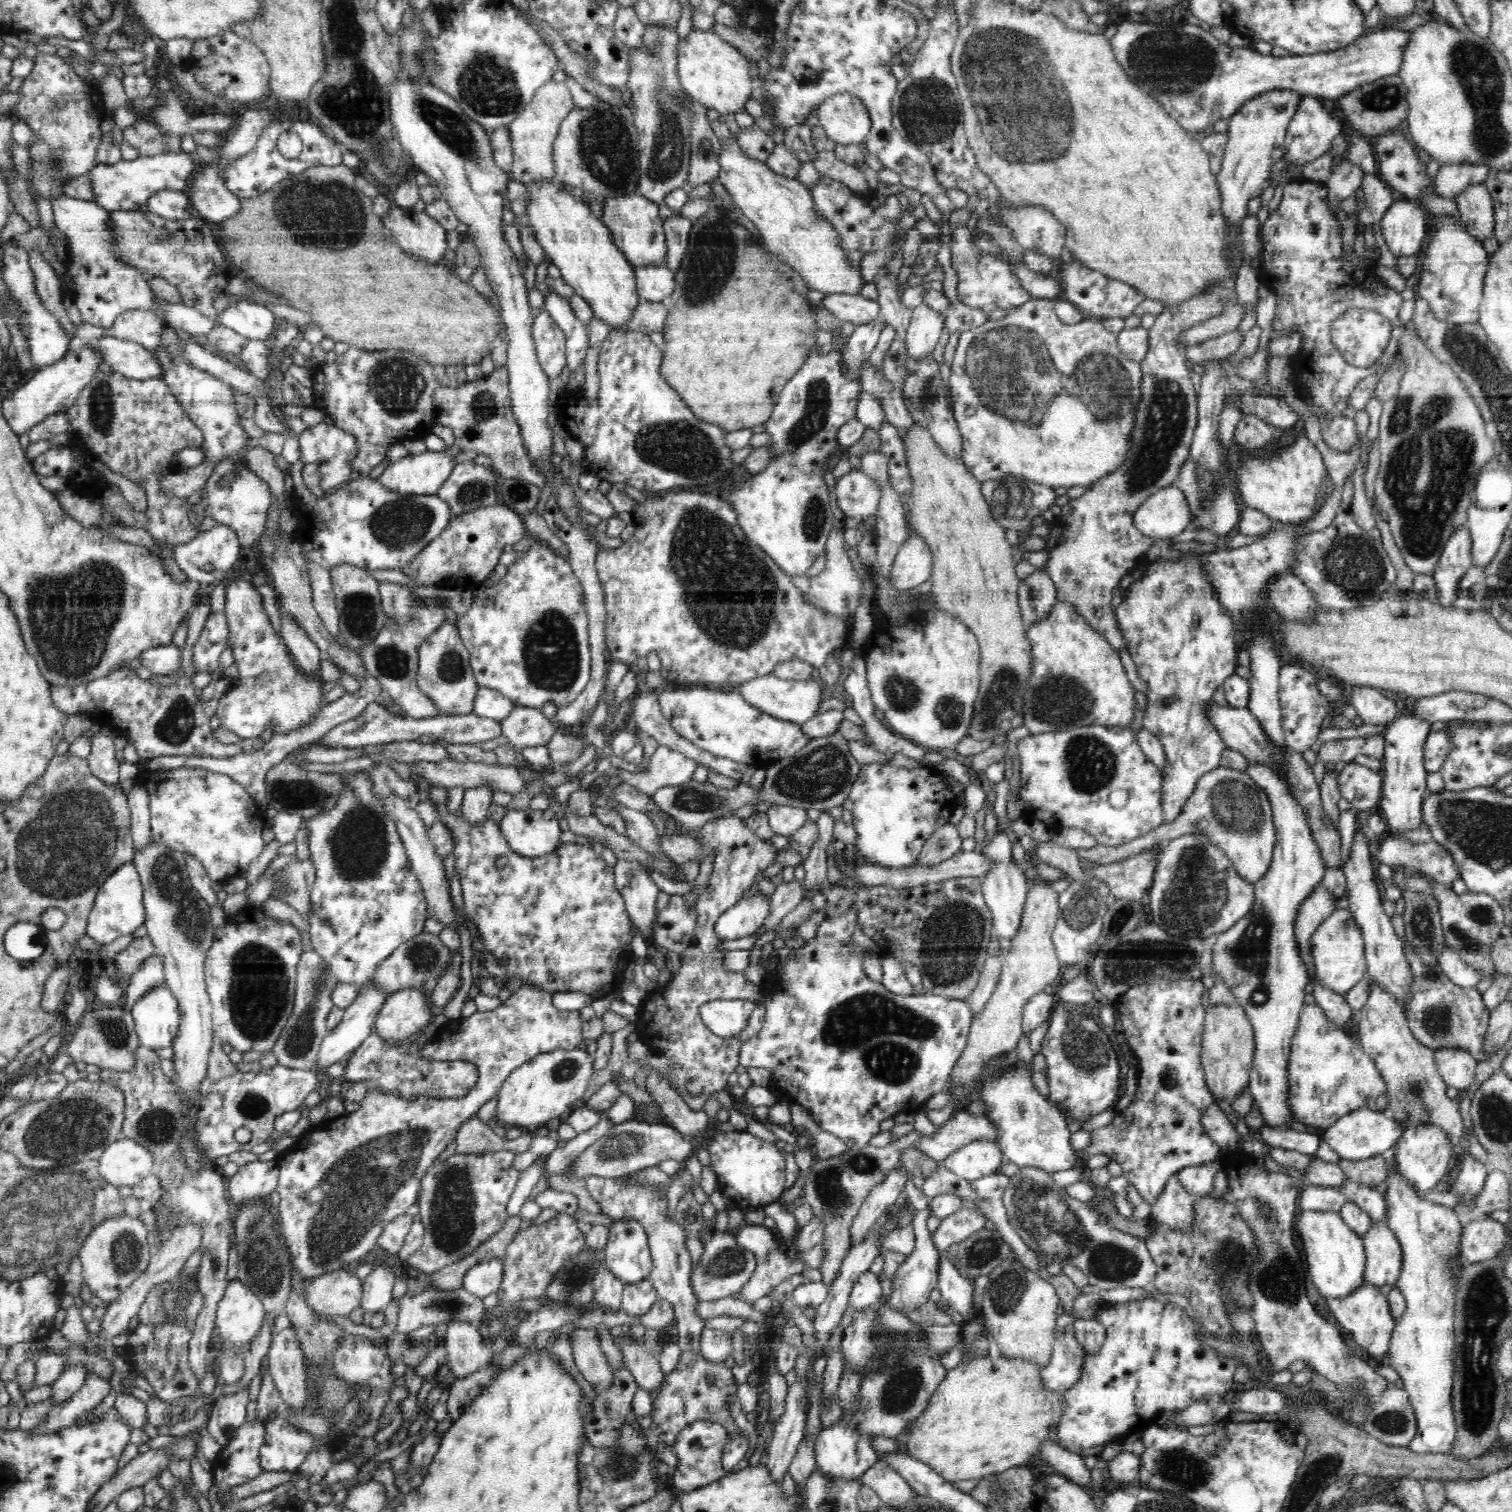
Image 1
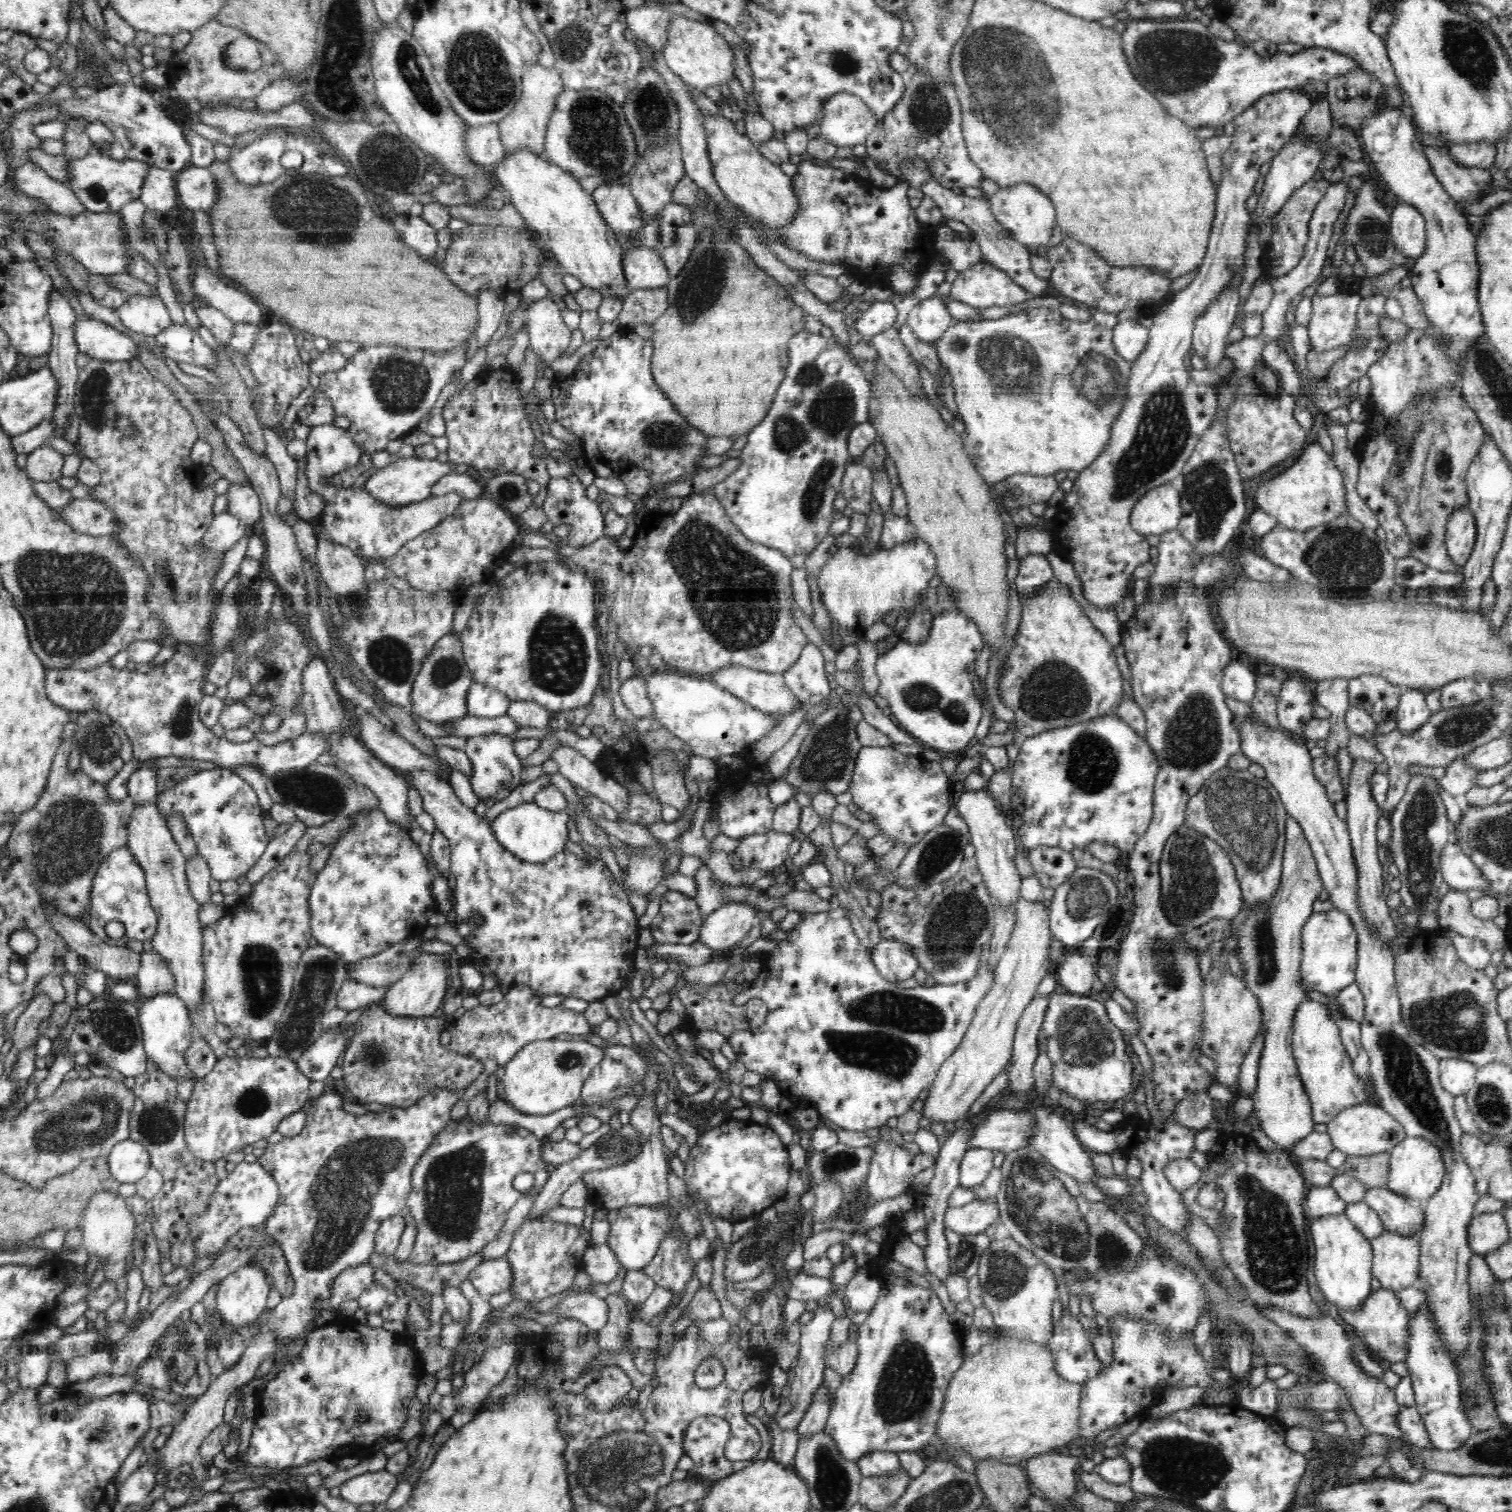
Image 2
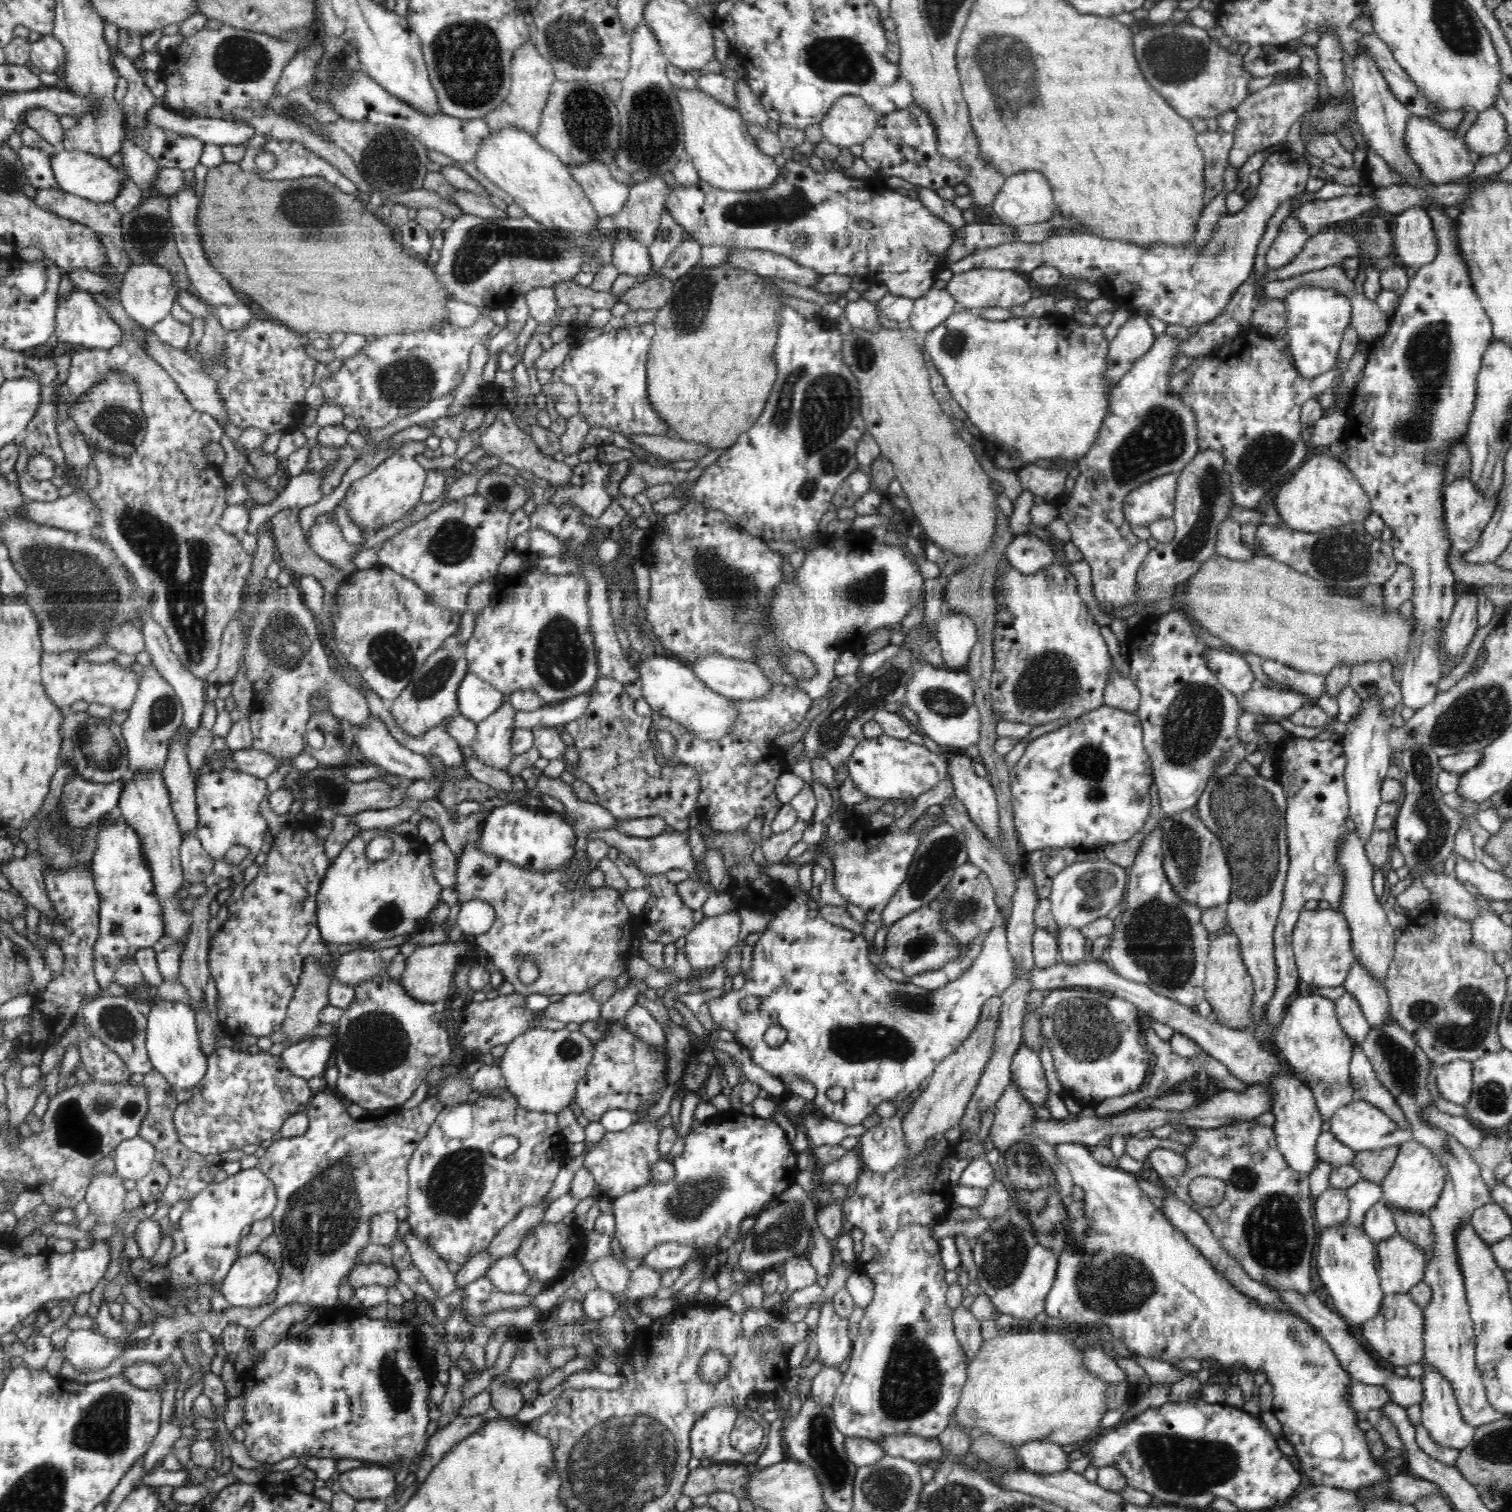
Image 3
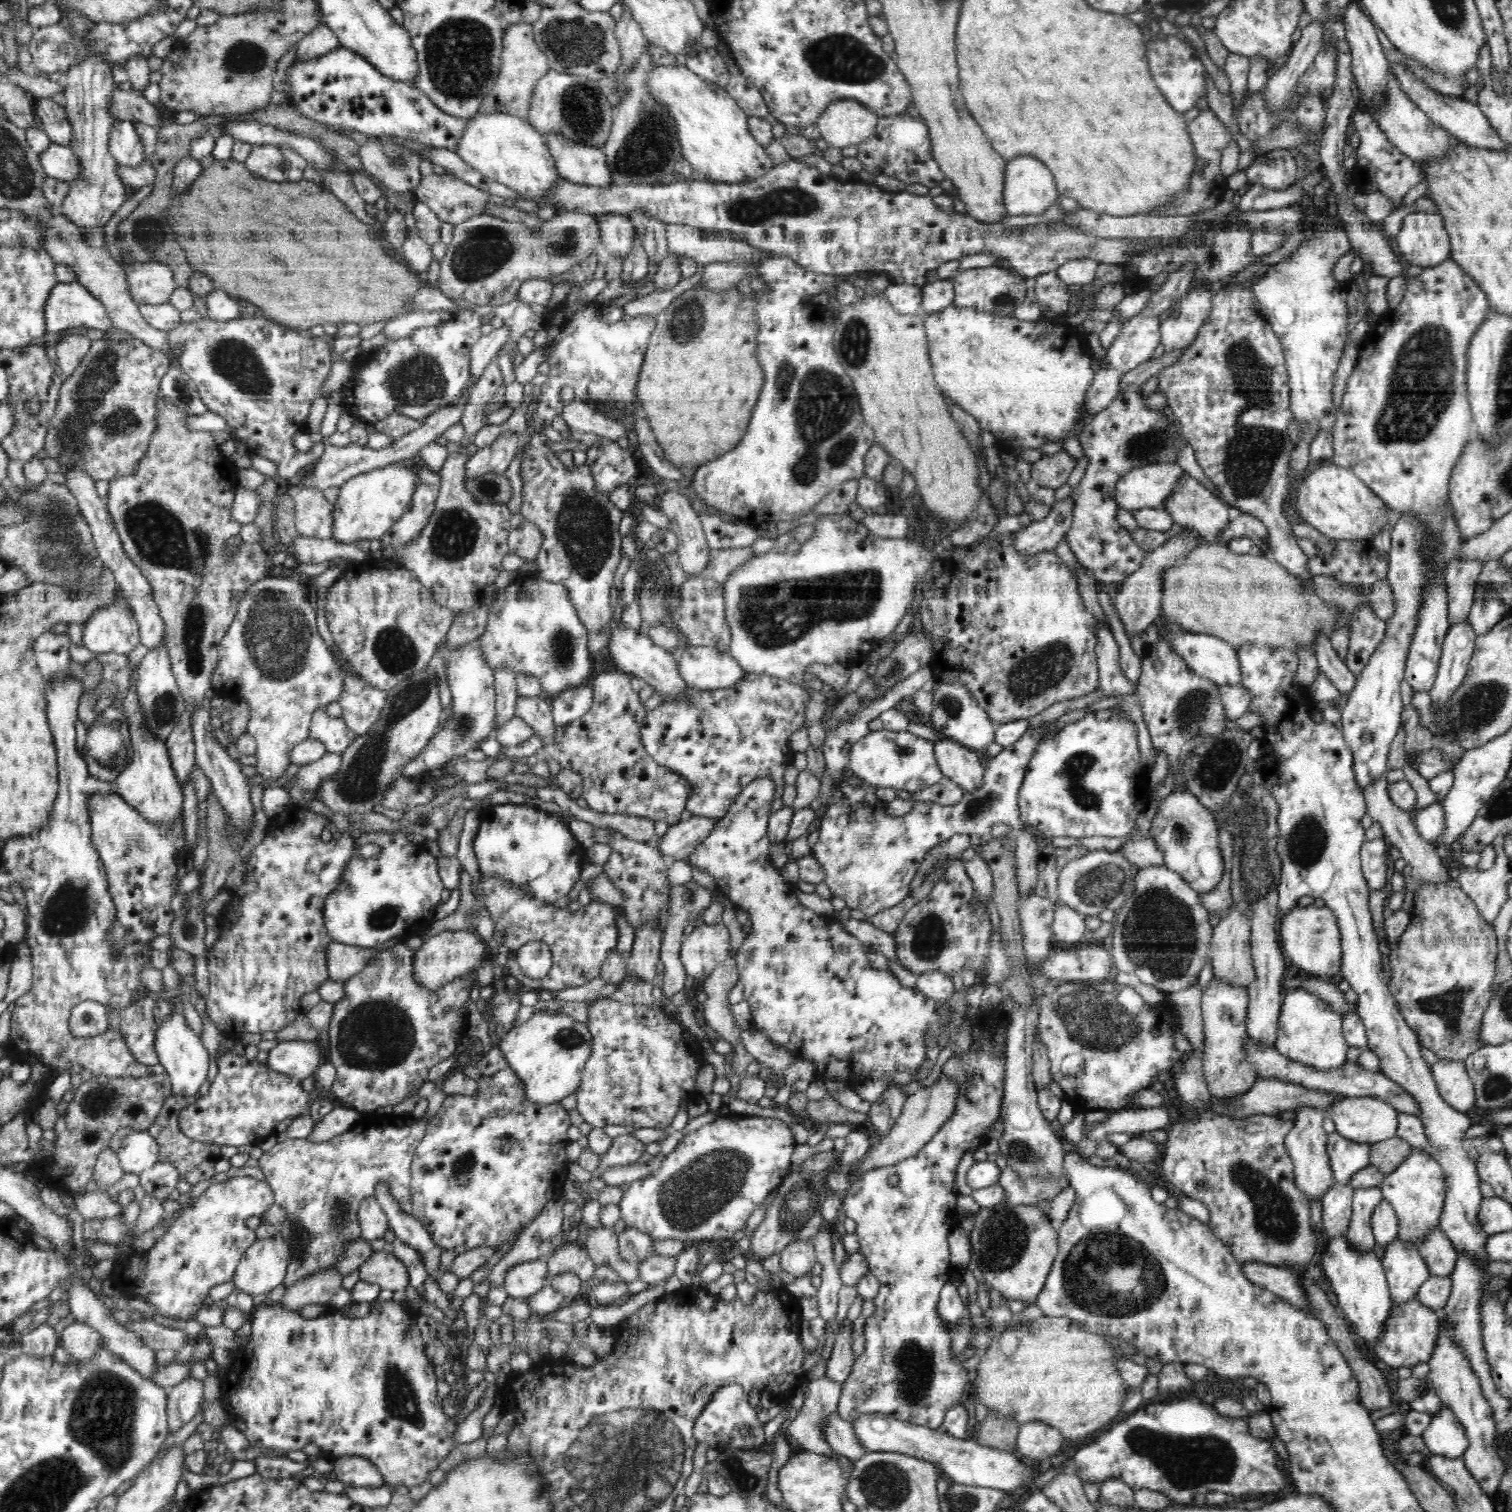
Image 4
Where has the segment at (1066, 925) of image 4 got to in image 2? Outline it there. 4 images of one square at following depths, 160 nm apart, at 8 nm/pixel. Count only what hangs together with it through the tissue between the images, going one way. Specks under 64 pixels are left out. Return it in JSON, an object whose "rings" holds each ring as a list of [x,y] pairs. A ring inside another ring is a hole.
{"rings":[[[1080,948],[1066,949],[1064,960],[1055,966],[1055,977],[1070,994],[1088,995],[1098,988],[1096,963]]]}

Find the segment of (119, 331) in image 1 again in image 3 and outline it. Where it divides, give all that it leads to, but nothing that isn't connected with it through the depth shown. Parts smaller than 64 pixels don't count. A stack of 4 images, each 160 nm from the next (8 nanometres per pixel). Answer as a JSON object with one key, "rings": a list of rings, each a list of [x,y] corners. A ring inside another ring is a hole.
{"rings":[[[133,264],[130,271],[123,275],[118,298],[121,300],[126,314],[136,324],[144,329],[153,329],[157,322],[164,320],[164,316],[168,316],[170,308],[174,304],[177,295],[172,282],[173,277],[170,272],[158,264]]]}

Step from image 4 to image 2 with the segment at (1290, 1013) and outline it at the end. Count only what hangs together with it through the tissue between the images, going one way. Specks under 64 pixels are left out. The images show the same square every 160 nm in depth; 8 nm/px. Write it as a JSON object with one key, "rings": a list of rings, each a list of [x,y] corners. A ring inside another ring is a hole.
{"rings":[[[1309,998],[1303,1002],[1295,1014],[1291,1040],[1297,1071],[1309,1096],[1316,1124],[1327,1124],[1338,1116],[1338,1112],[1357,1104],[1374,1105],[1366,1081],[1356,1077],[1354,1073],[1352,1061],[1341,1041],[1338,1025],[1326,1005]]]}

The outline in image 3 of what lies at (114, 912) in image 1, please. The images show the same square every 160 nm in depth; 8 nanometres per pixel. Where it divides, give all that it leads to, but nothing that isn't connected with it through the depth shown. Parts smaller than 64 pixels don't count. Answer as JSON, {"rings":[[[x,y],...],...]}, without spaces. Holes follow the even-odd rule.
{"rings":[[[122,819],[115,821],[114,825],[103,825],[98,830],[98,846],[94,850],[91,864],[93,881],[96,892],[100,897],[99,906],[99,935],[94,946],[93,969],[95,977],[102,989],[105,989],[111,982],[115,981],[115,968],[122,962],[134,958],[140,949],[151,948],[163,940],[165,921],[163,920],[161,905],[154,894],[153,872],[146,857],[141,851],[141,840],[130,828],[128,822]],[[114,925],[119,926],[121,931],[116,934],[112,931]]]}

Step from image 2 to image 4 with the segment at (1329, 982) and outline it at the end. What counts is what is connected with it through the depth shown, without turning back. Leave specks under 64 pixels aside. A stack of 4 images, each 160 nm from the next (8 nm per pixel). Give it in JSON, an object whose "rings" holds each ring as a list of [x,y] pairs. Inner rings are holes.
{"rings":[[[1308,905],[1296,906],[1278,921],[1278,934],[1281,949],[1292,963],[1305,975],[1320,976],[1324,979],[1338,980],[1341,974],[1342,948],[1341,934],[1331,908]]]}

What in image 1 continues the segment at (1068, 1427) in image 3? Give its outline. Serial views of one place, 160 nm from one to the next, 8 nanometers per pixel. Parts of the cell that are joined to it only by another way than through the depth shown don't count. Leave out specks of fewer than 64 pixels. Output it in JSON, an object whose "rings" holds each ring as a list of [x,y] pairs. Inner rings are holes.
{"rings":[[[999,1351],[982,1358],[967,1359],[945,1374],[940,1386],[929,1398],[925,1411],[910,1428],[906,1452],[932,1467],[946,1482],[970,1480],[1022,1467],[1037,1454],[1040,1443],[1050,1438],[1050,1425],[1057,1426],[1063,1411],[1063,1392],[1048,1390],[1042,1382],[1037,1362],[1005,1358]]]}

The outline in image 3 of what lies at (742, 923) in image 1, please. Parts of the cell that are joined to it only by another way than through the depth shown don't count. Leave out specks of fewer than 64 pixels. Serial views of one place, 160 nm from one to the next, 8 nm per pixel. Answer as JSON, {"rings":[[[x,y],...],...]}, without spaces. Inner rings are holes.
{"rings":[[[736,911],[724,912],[718,916],[705,916],[697,925],[694,925],[686,936],[685,944],[686,957],[694,972],[706,974],[714,970],[716,965],[724,963],[730,949],[740,941],[740,926],[742,926],[742,919]]]}

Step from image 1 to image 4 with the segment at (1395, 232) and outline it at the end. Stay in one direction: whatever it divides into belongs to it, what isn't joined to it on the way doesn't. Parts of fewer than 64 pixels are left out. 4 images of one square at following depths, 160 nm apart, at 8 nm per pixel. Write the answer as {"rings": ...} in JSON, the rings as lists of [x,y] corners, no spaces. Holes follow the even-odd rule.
{"rings":[[[1418,211],[1404,218],[1396,234],[1396,248],[1403,263],[1432,267],[1451,258],[1450,238],[1438,214]]]}

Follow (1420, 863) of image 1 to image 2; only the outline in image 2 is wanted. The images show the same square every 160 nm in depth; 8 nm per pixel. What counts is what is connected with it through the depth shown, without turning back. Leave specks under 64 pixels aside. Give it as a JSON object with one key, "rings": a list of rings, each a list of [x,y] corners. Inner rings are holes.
{"rings":[[[1456,842],[1444,845],[1439,858],[1439,867],[1443,881],[1451,890],[1474,888],[1484,892],[1489,887],[1478,867],[1462,852]]]}

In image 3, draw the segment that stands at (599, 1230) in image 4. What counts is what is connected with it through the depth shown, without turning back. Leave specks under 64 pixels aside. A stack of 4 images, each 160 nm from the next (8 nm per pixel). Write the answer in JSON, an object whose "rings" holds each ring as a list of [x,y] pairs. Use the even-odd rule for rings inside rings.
{"rings":[[[613,1254],[600,1256],[594,1260],[594,1264],[589,1266],[598,1283],[598,1288],[610,1293],[618,1300],[622,1300],[629,1284],[631,1272]]]}

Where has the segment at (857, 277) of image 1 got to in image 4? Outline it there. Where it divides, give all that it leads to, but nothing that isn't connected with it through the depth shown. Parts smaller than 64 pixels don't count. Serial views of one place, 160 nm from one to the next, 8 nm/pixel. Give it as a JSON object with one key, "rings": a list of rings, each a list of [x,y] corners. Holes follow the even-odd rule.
{"rings":[[[660,64],[646,78],[646,87],[650,96],[670,109],[683,158],[692,165],[696,176],[728,184],[742,183],[764,176],[775,165],[749,131],[749,116],[718,84],[704,80],[686,65]]]}

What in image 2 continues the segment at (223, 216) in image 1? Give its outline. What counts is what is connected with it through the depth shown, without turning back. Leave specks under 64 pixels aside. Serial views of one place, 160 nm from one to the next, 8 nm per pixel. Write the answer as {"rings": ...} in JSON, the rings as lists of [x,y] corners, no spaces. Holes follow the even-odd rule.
{"rings":[[[190,167],[175,174],[177,198],[182,208],[210,213],[219,200],[216,179],[209,167]]]}

